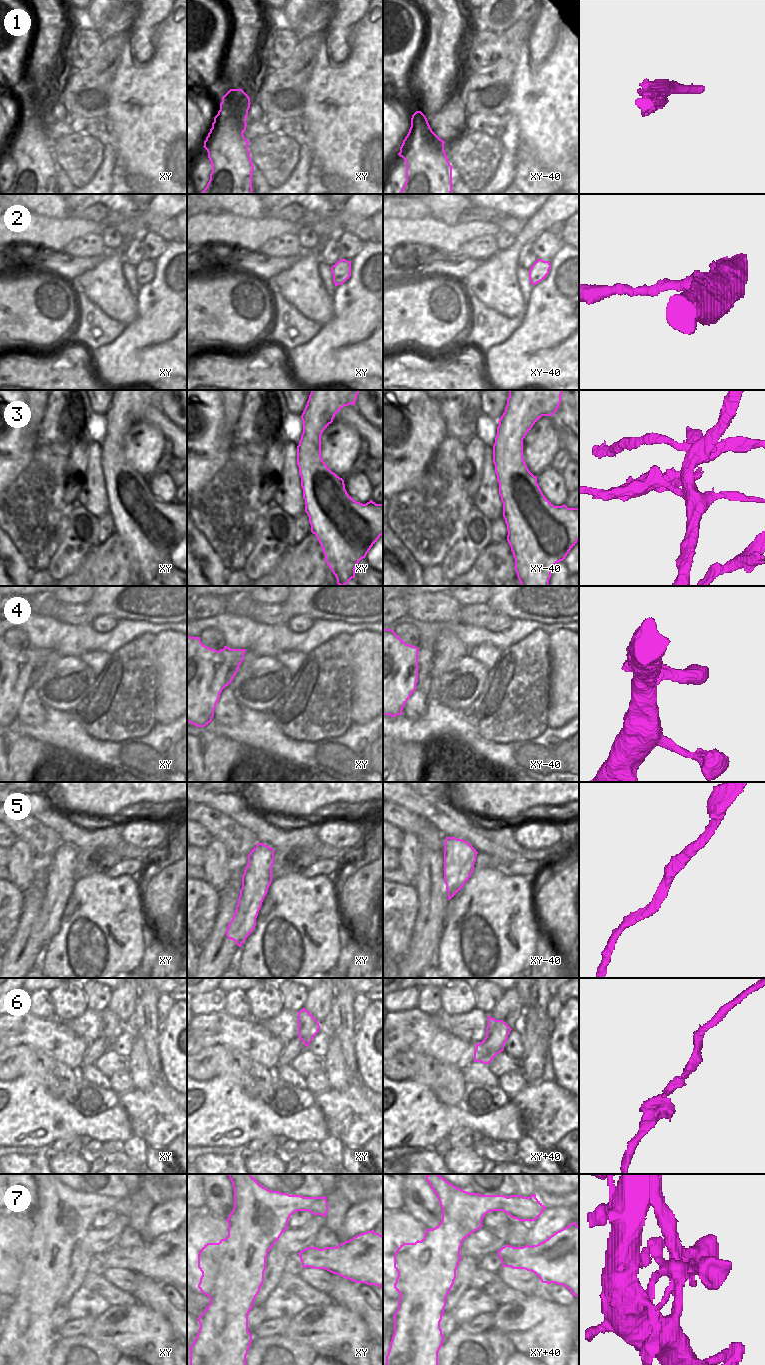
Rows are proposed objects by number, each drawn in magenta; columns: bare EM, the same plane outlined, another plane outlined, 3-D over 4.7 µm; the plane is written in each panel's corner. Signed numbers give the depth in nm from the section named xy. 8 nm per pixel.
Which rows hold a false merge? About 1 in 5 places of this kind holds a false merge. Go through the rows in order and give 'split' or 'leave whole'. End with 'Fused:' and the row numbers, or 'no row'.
1: leave whole
2: split
3: split
4: leave whole
5: leave whole
6: leave whole
7: leave whole
Fused: 2, 3

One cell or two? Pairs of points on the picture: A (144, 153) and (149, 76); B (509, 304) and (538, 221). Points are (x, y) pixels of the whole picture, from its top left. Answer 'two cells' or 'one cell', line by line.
A: one cell
B: one cell

